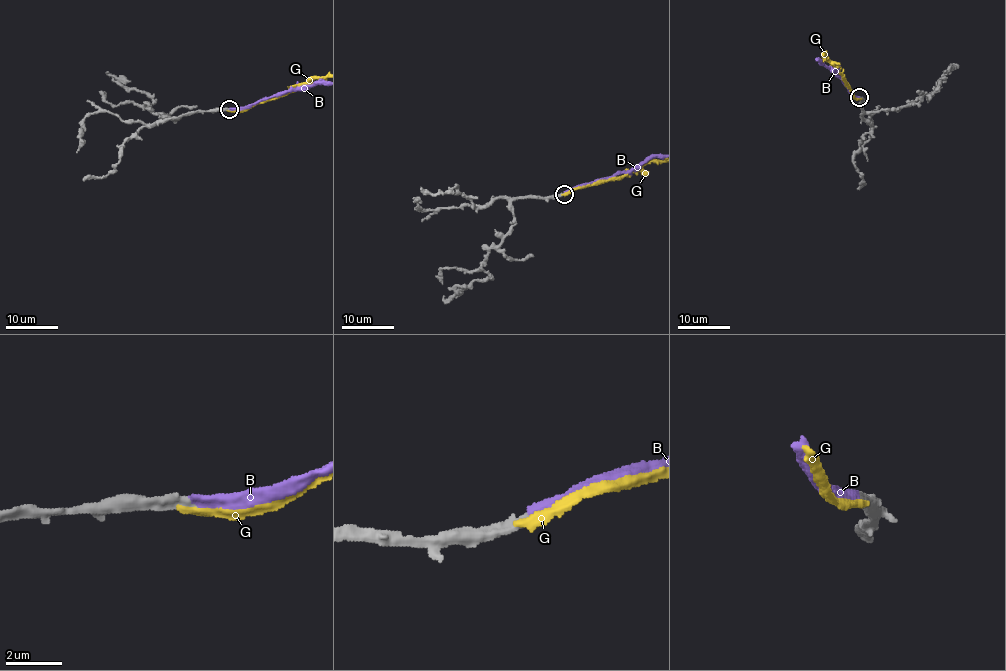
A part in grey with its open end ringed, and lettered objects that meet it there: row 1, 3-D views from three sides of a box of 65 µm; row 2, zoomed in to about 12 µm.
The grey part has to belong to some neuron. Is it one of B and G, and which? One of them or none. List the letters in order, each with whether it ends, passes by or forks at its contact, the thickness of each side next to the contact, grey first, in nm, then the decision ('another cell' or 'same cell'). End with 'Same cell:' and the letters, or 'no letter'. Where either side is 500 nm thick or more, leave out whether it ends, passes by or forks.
B: it ends | 380/360 nm | same cell
G: it ends | 440/320 nm | another cell
Same cell: B

